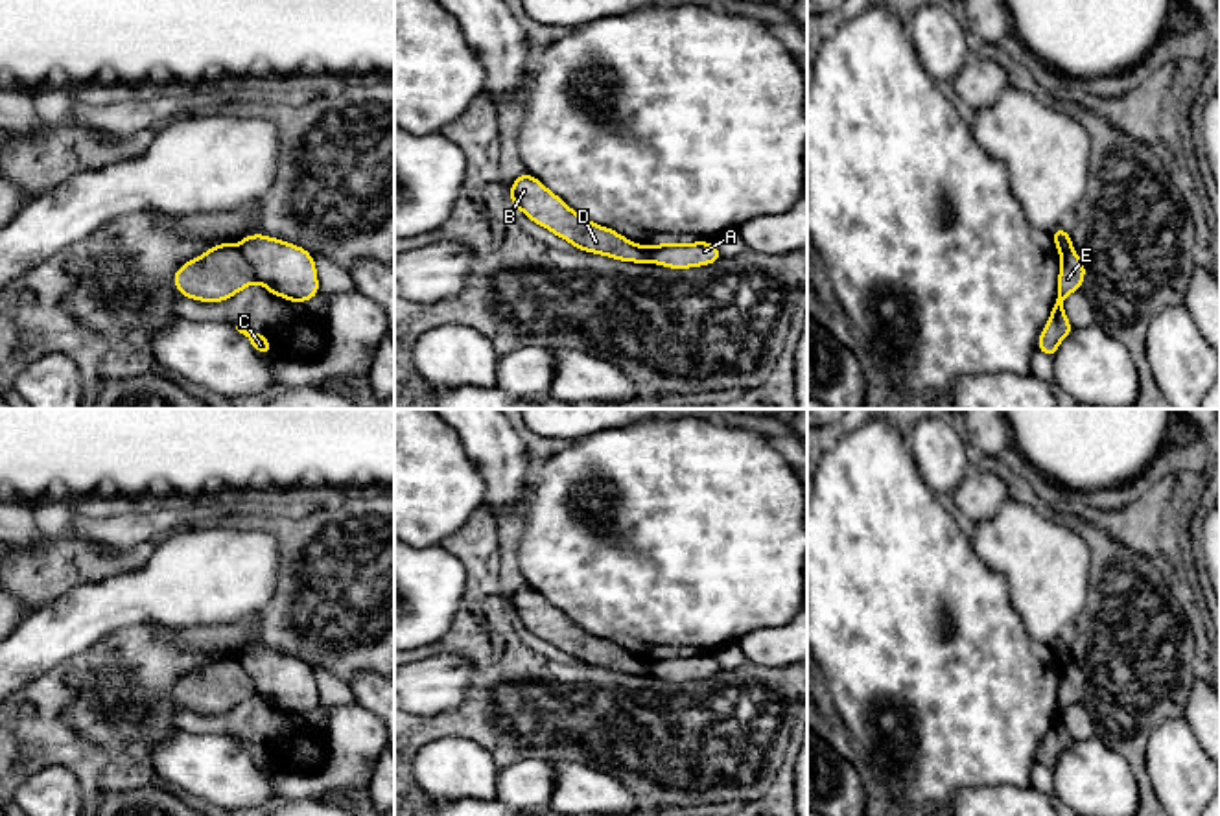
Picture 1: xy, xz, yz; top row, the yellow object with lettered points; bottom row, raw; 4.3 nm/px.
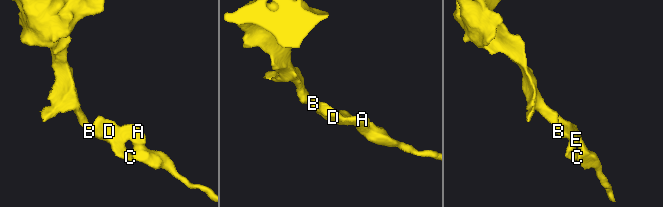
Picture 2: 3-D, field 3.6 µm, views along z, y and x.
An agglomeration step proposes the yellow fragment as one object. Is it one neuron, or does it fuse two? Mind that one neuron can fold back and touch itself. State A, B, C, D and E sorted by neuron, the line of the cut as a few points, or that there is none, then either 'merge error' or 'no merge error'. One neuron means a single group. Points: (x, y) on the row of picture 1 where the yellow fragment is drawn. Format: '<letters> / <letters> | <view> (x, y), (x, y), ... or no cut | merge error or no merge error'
A / B C D E | xy (236, 247), (257, 280) | merge error

